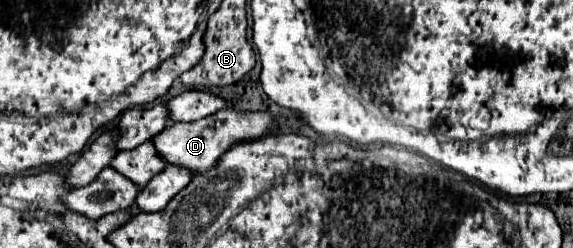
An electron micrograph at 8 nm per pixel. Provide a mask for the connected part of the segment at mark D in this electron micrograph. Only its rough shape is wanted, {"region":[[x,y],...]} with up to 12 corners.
{"region":[[230,109],[172,123],[152,137],[166,163],[202,171],[244,137],[270,113]]}

